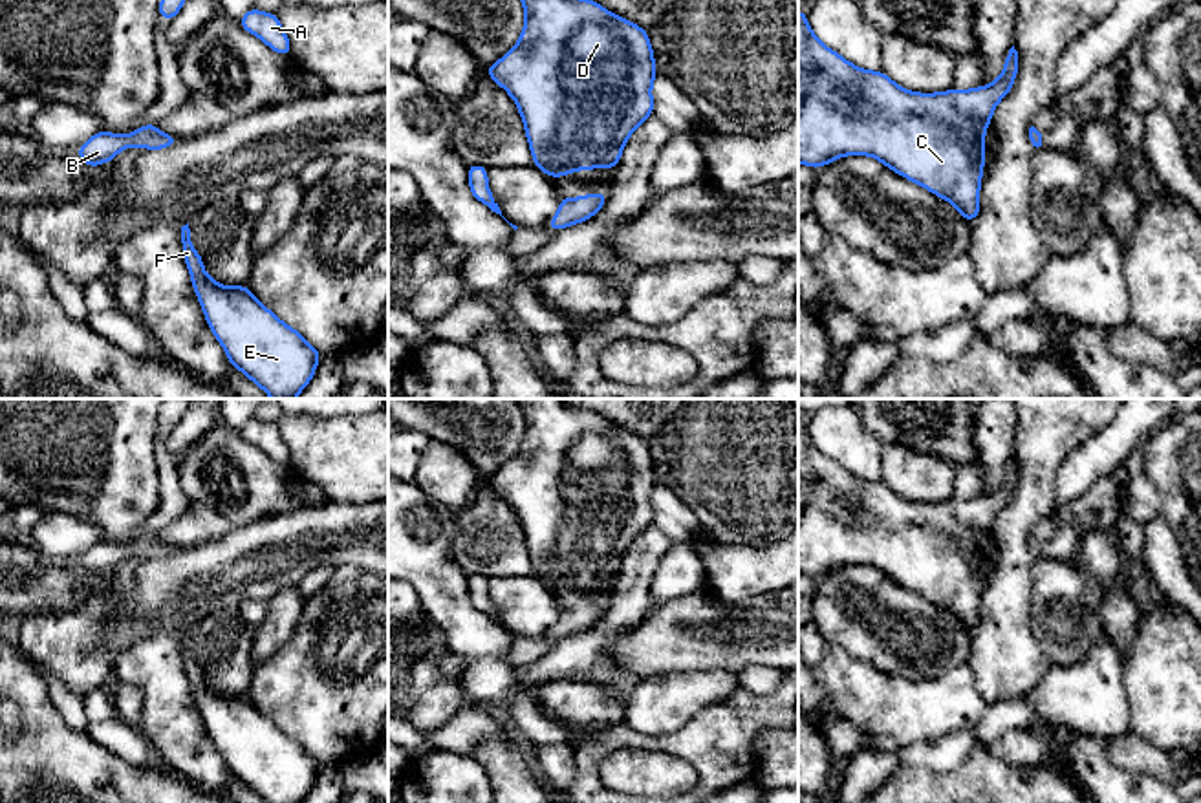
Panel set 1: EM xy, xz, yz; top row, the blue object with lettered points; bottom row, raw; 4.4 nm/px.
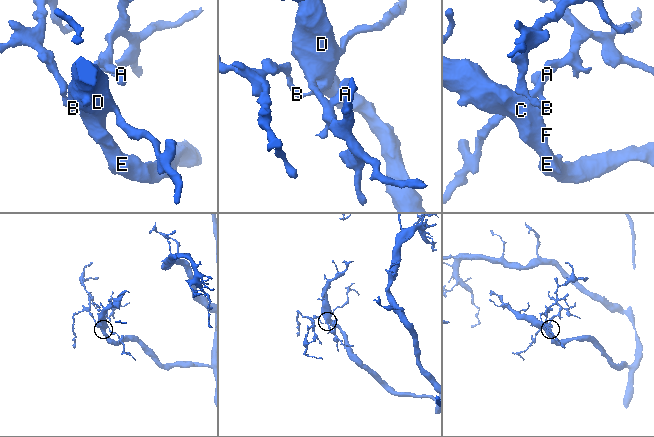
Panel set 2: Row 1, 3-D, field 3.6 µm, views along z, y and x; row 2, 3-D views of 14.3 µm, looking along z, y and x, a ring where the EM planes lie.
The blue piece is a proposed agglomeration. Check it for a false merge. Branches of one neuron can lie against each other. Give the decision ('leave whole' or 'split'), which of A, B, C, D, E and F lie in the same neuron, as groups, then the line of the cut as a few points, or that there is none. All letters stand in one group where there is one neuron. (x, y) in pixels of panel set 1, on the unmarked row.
leave whole | A B C D E F | no cut

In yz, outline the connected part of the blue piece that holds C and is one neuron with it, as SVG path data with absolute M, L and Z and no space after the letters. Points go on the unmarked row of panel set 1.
M798 419L798 573L818 580L842 565L871 565L950 611L974 633L979 624L985 541L1016 483L1018 461L1012 455L1001 485L990 496L939 503L908 501L882 481L860 479L826 457Z

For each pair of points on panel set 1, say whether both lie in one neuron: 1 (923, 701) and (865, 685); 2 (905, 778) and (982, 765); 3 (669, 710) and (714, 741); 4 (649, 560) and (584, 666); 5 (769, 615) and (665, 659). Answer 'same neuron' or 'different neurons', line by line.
1: same neuron
2: same neuron
3: different neurons
4: same neuron
5: same neuron

